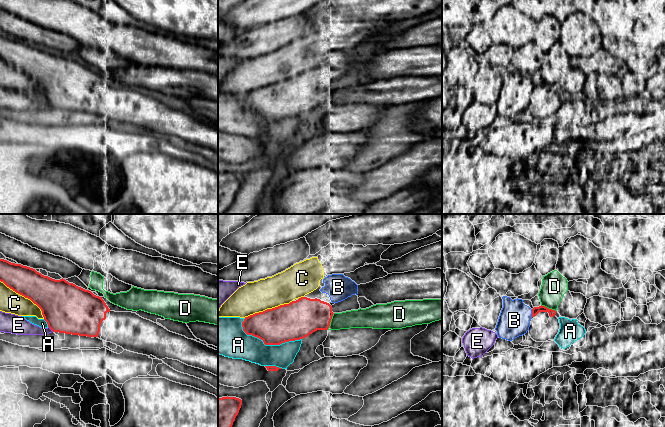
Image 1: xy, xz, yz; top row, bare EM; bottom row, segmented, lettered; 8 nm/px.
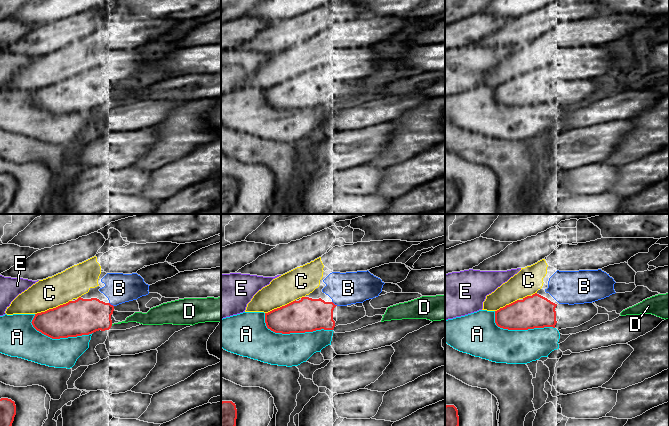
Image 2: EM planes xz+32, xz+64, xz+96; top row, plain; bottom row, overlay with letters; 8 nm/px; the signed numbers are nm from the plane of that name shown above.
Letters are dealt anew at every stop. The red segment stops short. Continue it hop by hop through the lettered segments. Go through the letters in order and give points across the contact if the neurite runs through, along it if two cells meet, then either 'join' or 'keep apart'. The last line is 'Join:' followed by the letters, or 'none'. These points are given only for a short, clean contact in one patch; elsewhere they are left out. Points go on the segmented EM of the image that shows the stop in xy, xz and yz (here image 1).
A: keep apart
B: join
C: keep apart
D: keep apart
E: along xy (48, 326), (53, 331) | keep apart
Join: B

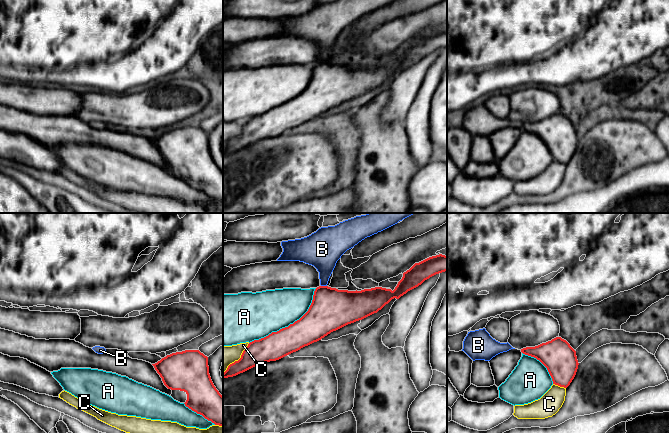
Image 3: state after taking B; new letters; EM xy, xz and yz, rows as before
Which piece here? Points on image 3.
A: keep apart
B: along xz (321, 285), (326, 286) | keep apart
C: keep apart
Join: none

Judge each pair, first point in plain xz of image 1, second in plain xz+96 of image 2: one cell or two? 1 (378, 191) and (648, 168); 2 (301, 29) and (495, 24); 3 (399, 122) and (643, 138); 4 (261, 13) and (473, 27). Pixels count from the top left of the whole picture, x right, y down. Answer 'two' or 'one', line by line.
1: one
2: two
3: one
4: two

